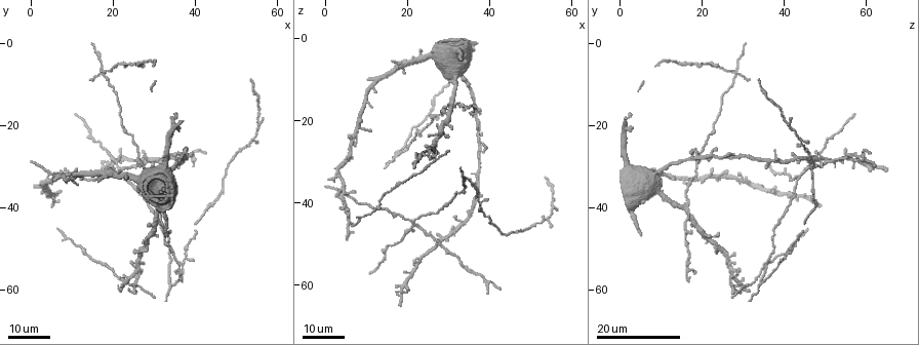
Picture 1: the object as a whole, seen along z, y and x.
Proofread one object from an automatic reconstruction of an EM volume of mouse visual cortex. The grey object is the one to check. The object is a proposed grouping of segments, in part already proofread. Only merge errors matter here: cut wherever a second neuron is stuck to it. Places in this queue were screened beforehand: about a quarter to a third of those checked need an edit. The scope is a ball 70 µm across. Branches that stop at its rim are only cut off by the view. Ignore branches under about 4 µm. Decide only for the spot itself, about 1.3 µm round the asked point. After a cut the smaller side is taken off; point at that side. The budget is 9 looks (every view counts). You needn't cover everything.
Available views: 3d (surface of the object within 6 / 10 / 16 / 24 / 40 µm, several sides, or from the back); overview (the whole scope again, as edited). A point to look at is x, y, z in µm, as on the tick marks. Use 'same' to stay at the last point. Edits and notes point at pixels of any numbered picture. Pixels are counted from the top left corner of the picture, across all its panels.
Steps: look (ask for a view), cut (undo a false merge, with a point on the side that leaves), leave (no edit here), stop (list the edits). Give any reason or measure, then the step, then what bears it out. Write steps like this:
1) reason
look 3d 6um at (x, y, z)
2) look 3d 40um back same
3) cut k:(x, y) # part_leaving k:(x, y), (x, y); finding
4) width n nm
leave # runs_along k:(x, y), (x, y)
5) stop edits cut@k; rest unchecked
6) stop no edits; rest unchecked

three-way junction
look 3d 16um at (17.0, 6.5, 28.5)

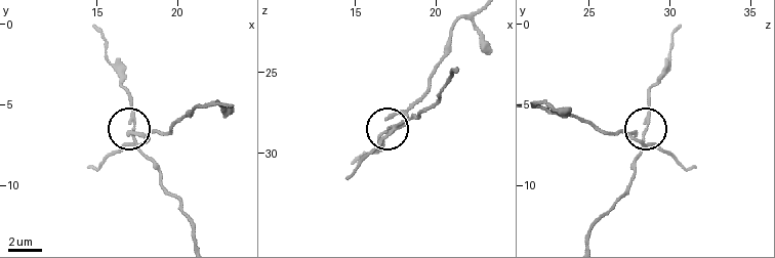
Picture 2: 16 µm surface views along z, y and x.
look 3d 6um at (17.1, 6.7, 28.4)

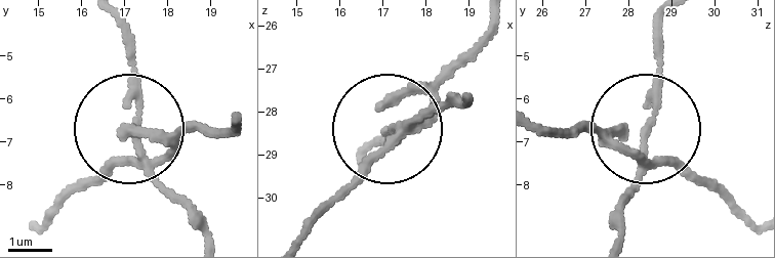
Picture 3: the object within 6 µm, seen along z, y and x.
arms 3
cut 3:(177, 129) # part_leaving 3:(153, 160), (186, 130), (230, 127); a second neuron is stuck on

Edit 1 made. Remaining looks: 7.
redraw
look overview

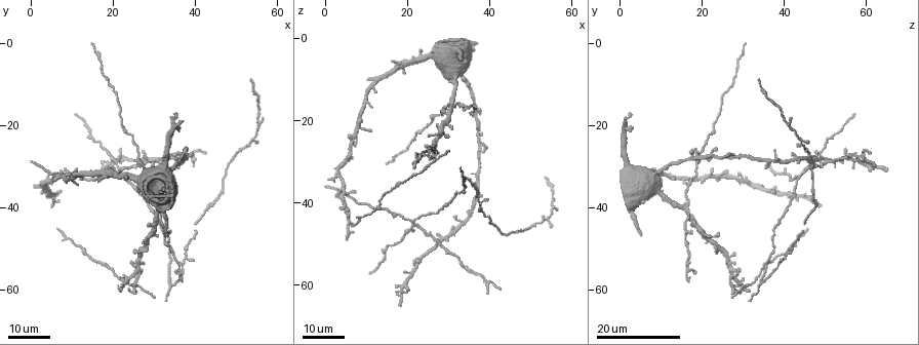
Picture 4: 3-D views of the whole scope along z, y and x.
three-way junction
look 3d 24um at (21.0, 31.0, 45.5)

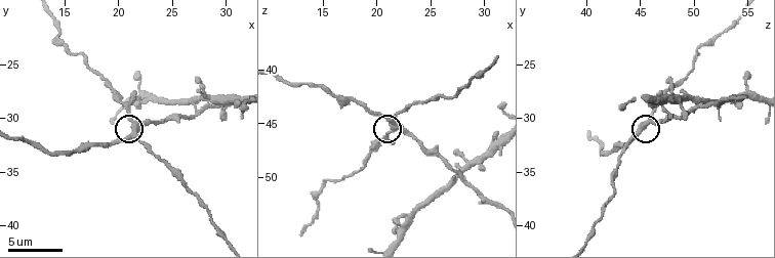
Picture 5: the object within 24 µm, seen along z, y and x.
look 3d 10um at (21.4, 30.8, 45.6)

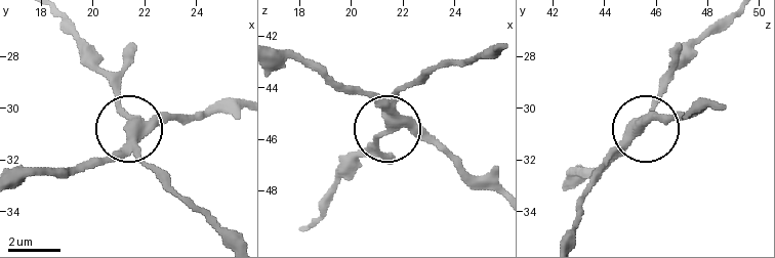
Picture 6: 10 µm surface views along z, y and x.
look 3d 6um at (21.5, 30.7, 45.3)

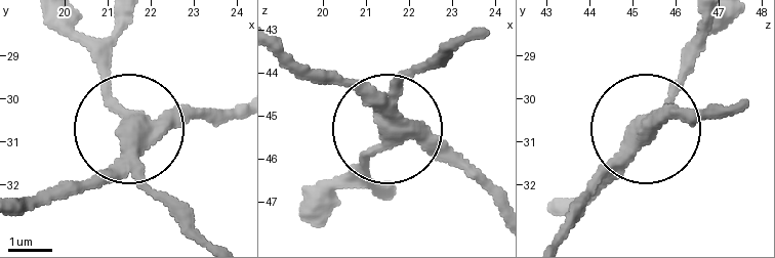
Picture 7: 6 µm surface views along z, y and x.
cut 7:(181, 111) # part_leaving 7:(144, 147), (206, 119), (239, 119); two neurons meet here

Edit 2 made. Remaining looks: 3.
arms part here
look 3d 16um at (34.5, 59.0, 34.0)

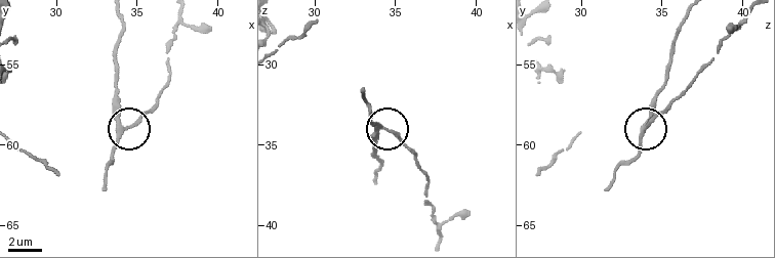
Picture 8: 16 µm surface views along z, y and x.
look 3d 6um at (34.1, 59.0, 33.9)

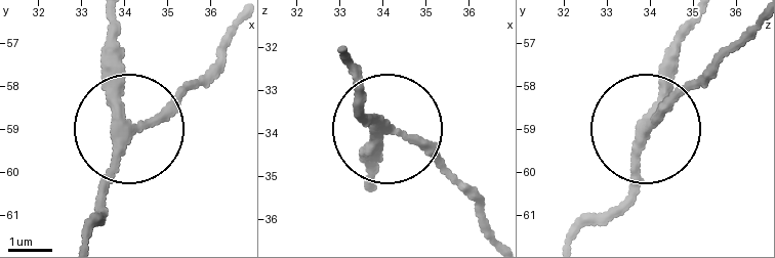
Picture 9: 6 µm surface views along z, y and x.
width 230 nm
leave # continuous, no second neuron

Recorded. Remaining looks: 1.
stop edits cut@3, cut@7; rest unchecked

